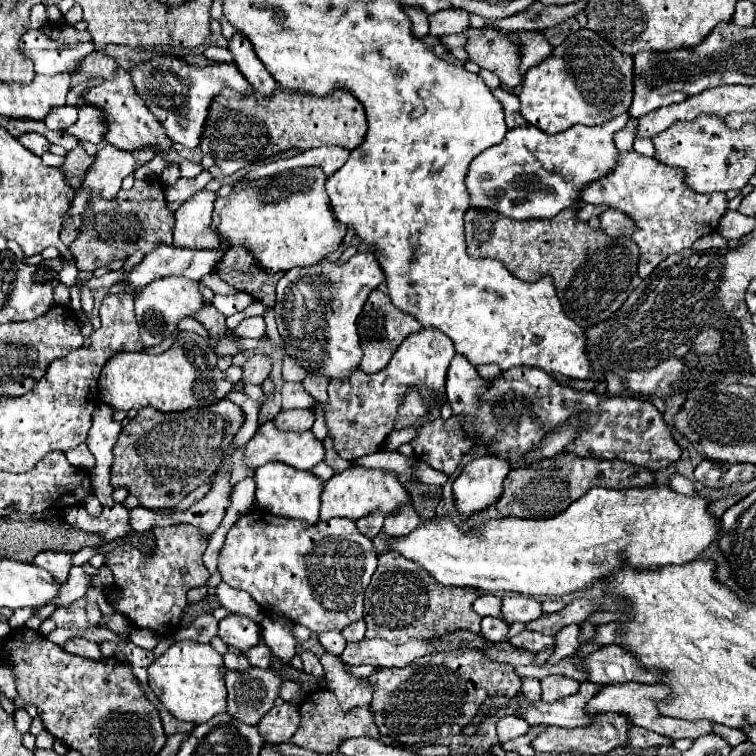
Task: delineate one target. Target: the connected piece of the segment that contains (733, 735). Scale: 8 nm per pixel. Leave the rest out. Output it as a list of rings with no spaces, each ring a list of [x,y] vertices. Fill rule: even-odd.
[[[714,724],[714,734],[726,738],[726,742],[730,746],[736,746],[736,744],[742,744],[744,740],[748,740],[744,730],[732,730],[732,728],[726,728],[726,726],[720,726],[720,724]]]

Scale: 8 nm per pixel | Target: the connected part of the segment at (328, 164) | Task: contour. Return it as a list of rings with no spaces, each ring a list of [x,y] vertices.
[[[320,146],[320,148],[312,148],[312,150],[306,150],[294,158],[288,158],[288,160],[278,160],[278,162],[268,162],[264,166],[260,166],[258,170],[254,172],[248,172],[246,176],[240,178],[242,180],[258,180],[258,178],[264,178],[264,176],[270,176],[270,174],[276,174],[280,170],[290,170],[290,168],[296,168],[296,166],[320,166],[324,170],[326,176],[334,174],[338,168],[344,166],[344,162],[348,160],[350,152],[346,148],[340,148],[340,146]]]

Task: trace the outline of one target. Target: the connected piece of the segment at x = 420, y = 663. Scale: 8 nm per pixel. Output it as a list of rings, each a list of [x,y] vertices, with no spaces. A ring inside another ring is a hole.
[[[440,652],[414,660],[406,668],[380,668],[368,678],[374,698],[374,720],[382,736],[394,736],[404,744],[432,742],[434,736],[458,734],[478,712],[488,694],[514,696],[520,678],[510,664],[482,660],[482,652]]]

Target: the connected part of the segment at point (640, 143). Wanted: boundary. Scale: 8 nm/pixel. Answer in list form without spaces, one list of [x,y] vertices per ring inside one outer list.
[[[636,136],[636,138],[634,138],[634,150],[636,150],[638,154],[654,156],[654,146],[652,146],[652,140],[650,140],[650,138],[642,138],[642,136]]]

